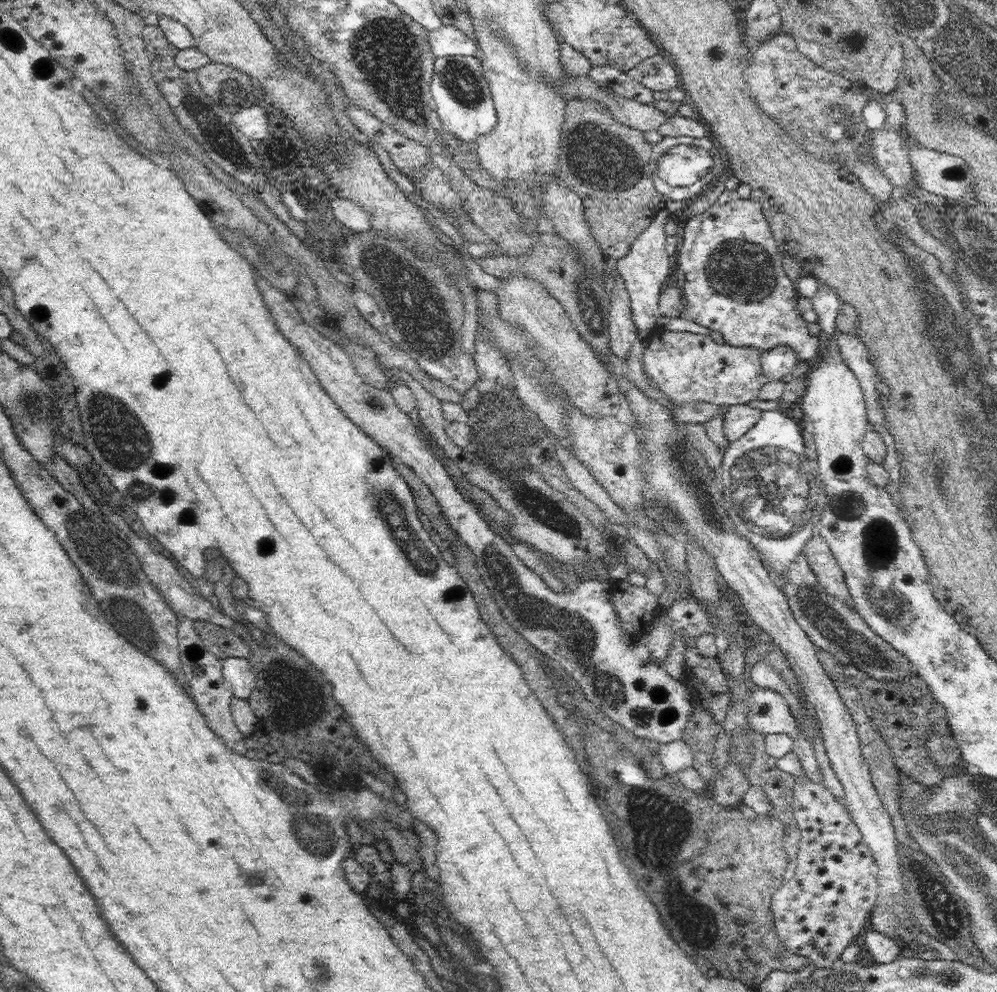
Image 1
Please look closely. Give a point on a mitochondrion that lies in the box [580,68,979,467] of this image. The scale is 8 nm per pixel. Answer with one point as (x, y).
(744, 271)

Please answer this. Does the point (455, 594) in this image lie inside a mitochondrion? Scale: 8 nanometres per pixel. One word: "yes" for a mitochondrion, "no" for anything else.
no

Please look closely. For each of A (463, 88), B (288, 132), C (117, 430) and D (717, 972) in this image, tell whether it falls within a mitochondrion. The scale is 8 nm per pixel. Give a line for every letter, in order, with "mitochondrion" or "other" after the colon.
A: mitochondrion
B: other
C: mitochondrion
D: other

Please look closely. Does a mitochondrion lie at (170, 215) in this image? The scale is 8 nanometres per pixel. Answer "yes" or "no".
no

